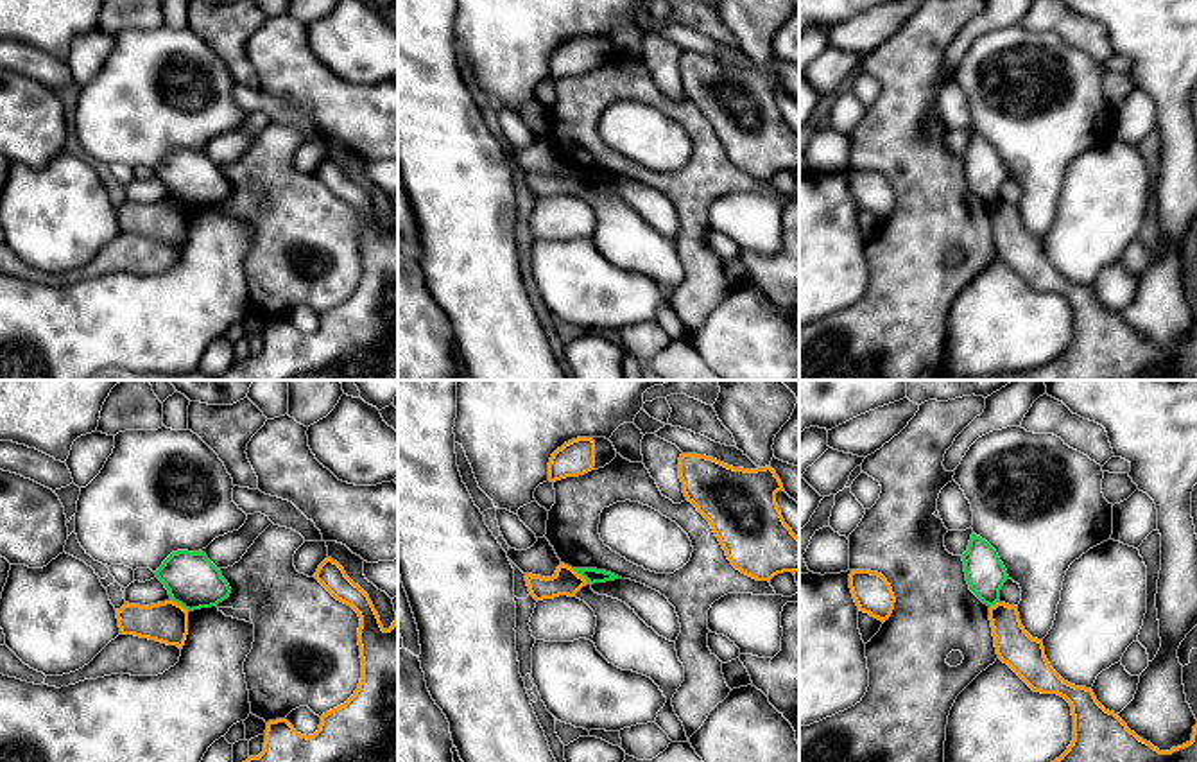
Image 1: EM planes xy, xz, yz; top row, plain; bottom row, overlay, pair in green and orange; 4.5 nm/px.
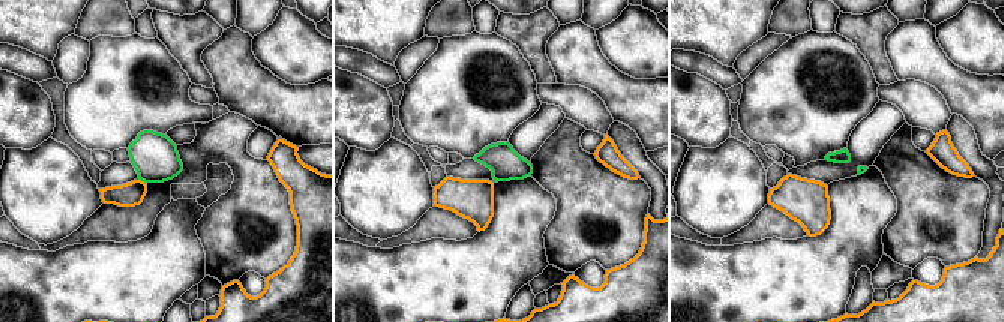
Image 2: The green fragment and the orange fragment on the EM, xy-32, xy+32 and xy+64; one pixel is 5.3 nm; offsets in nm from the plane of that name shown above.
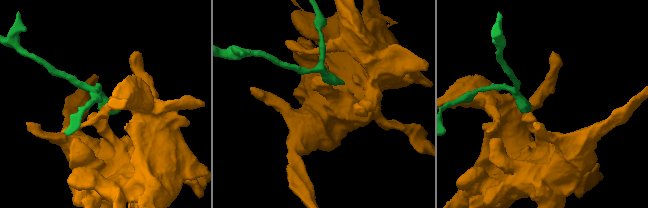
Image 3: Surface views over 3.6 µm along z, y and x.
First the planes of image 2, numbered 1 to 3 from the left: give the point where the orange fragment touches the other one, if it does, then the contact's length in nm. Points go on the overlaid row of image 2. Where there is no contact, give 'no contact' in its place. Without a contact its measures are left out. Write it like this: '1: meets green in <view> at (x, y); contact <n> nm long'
1: meets green in xy-32 at (143, 180); contact 50 nm long
2: no contact
3: no contact

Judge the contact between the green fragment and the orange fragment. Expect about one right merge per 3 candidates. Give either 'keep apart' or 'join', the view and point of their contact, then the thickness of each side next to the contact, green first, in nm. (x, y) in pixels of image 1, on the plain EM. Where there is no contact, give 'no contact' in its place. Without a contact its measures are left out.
keep apart | xy (180, 201) | 240/190 nm

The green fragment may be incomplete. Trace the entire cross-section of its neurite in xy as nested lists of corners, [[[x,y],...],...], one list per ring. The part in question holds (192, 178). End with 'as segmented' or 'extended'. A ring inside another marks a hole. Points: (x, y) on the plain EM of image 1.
[[[202,149],[172,151],[154,172],[168,188],[170,199],[188,210],[217,204],[231,192],[220,169]]]; as segmented

